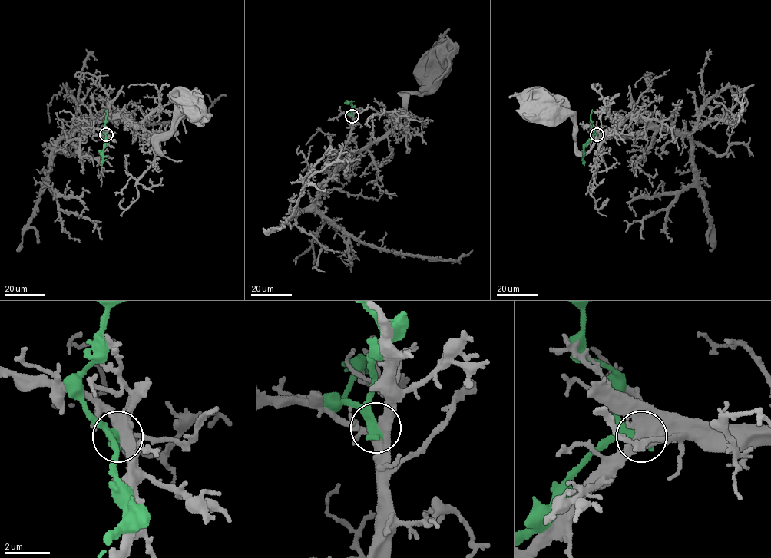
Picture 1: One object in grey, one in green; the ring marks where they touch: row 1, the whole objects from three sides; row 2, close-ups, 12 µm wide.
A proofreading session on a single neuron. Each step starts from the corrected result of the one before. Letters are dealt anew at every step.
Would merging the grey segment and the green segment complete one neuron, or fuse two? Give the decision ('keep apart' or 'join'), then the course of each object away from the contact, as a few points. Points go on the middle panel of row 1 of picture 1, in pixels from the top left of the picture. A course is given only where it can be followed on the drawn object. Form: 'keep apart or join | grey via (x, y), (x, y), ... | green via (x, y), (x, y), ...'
keep apart | grey via (352, 116), (352, 130), (336, 168), (393, 126), (403, 112), (404, 95), (421, 92), (439, 74), (445, 55) | green via (352, 116), (352, 106), (348, 103)

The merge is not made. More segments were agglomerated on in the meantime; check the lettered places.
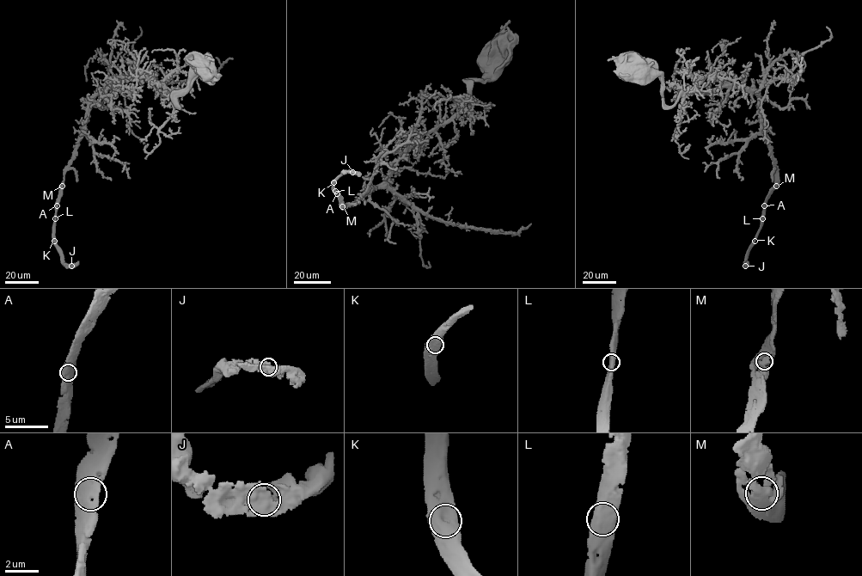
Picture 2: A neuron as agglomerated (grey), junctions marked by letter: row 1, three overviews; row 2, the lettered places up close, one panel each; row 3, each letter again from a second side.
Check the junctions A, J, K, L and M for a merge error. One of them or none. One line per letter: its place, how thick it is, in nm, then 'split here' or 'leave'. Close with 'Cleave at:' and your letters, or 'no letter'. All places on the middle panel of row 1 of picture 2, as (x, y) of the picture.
A: place (337, 193); calibre 700 nm; leave
J: place (352, 172); calibre 700 nm; leave
K: place (333, 182); calibre 750 nm; leave
L: place (335, 191); calibre 700 nm; leave
M: place (342, 206); calibre 600 nm; leave
Cleave at: no letter

